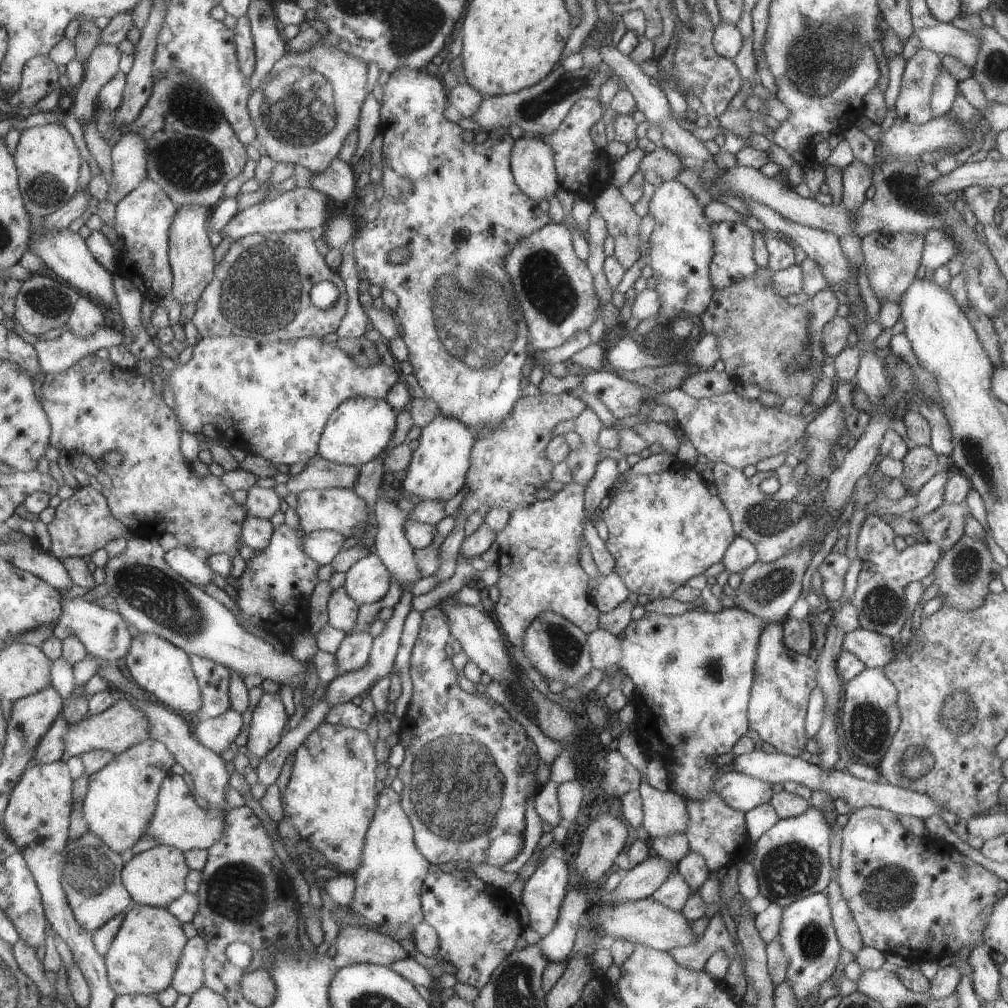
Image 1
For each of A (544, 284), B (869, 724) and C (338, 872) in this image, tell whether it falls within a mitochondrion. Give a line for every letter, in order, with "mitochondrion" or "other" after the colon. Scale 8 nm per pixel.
A: mitochondrion
B: mitochondrion
C: other

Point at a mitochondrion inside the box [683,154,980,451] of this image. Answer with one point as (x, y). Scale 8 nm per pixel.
(907, 192)

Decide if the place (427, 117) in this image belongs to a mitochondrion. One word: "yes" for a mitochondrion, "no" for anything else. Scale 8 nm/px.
no

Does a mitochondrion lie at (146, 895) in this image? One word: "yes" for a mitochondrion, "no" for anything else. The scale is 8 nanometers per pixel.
no

